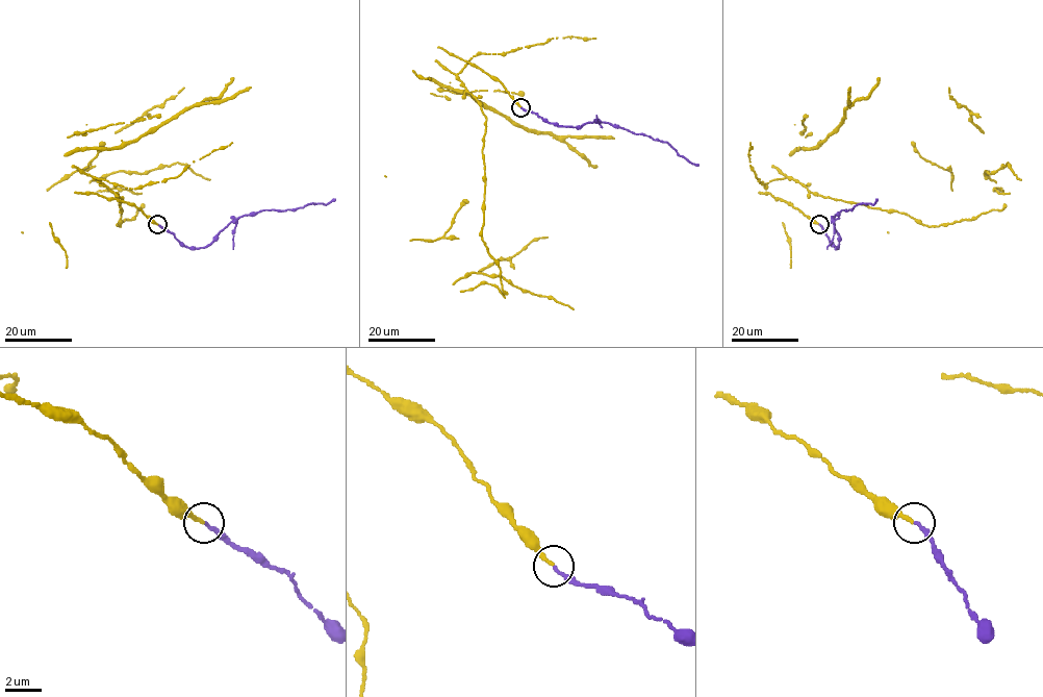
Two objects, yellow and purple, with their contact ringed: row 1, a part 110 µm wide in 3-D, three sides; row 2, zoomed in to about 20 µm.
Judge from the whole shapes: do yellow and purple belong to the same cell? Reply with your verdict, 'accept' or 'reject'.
accept

